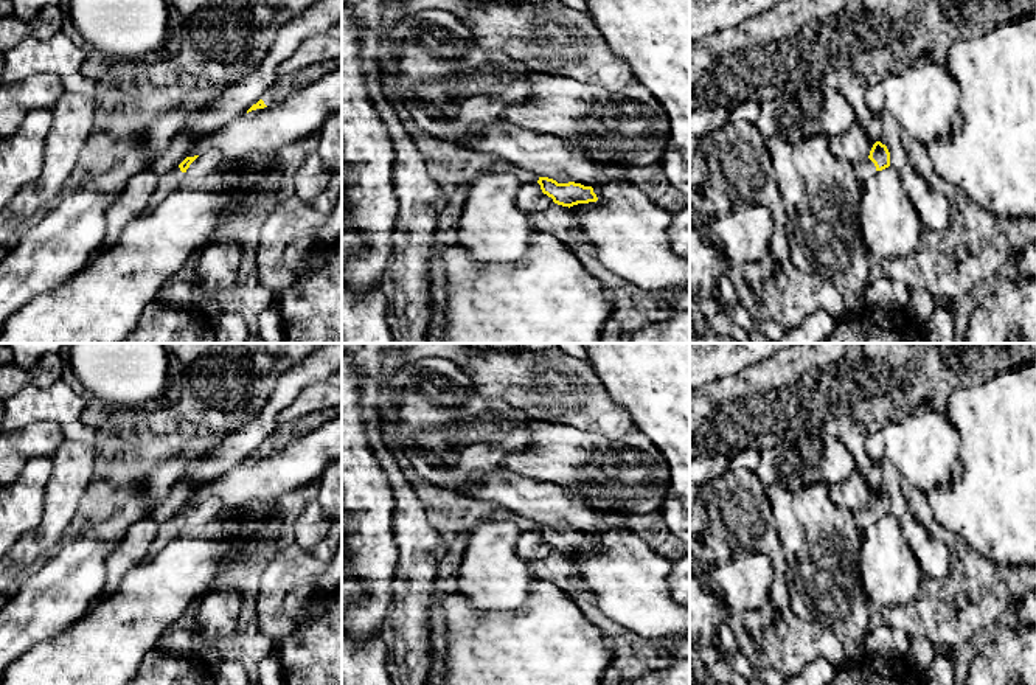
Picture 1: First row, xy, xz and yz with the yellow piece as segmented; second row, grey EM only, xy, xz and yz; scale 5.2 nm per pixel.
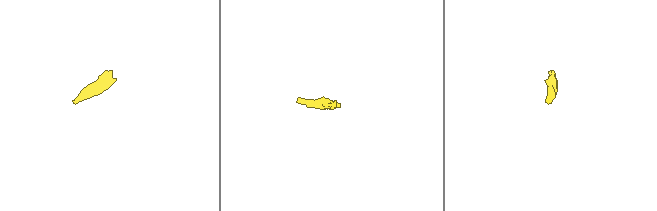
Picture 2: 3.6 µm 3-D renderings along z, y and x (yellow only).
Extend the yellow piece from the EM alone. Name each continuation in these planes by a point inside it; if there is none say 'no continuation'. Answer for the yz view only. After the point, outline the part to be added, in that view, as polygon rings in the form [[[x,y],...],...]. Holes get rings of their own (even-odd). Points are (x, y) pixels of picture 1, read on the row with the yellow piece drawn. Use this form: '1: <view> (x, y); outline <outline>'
1: yz (864, 170); outline [[[865,158],[860,163],[854,165],[854,174],[860,186],[864,185],[865,180],[873,177],[876,172],[878,172],[876,166],[870,158]]]

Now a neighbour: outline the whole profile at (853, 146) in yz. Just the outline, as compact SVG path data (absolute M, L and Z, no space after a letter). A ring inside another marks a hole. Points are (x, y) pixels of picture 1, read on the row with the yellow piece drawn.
M854 123L845 134L829 138L831 154L851 165L868 158L873 144L874 143L868 138L865 129L857 123Z

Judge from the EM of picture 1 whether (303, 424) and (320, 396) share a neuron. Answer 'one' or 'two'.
two

